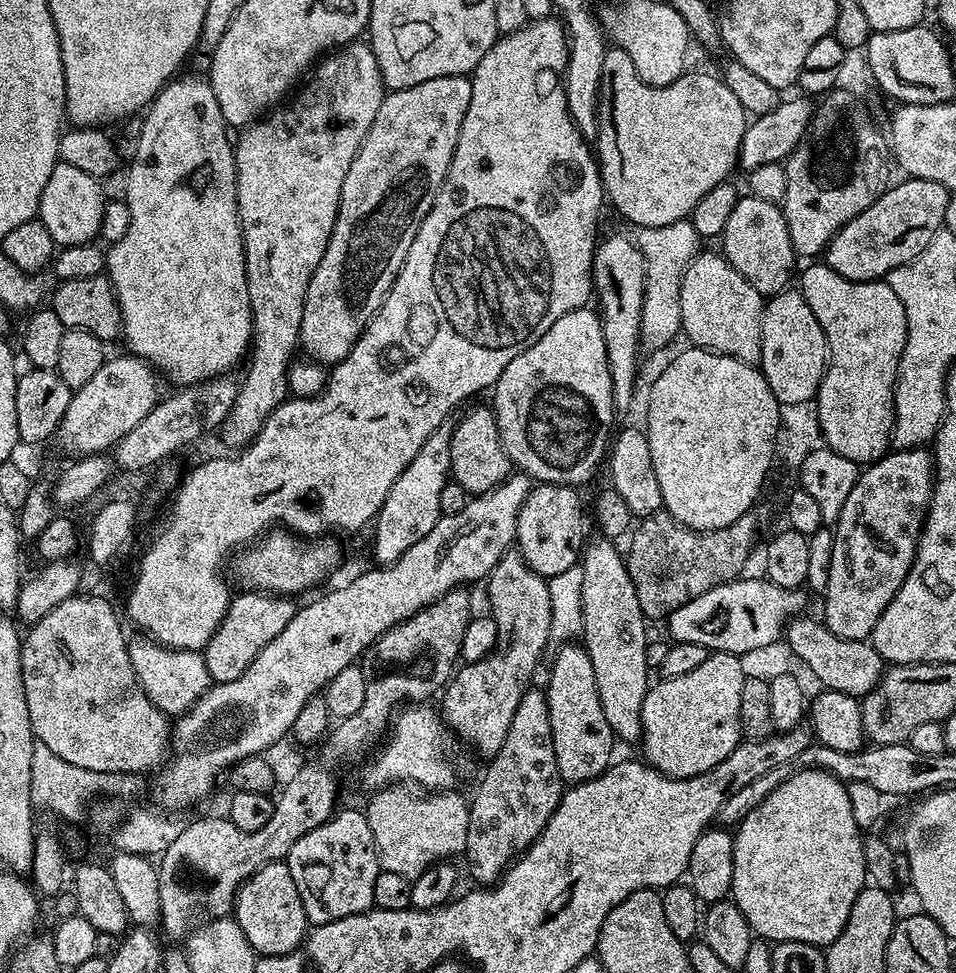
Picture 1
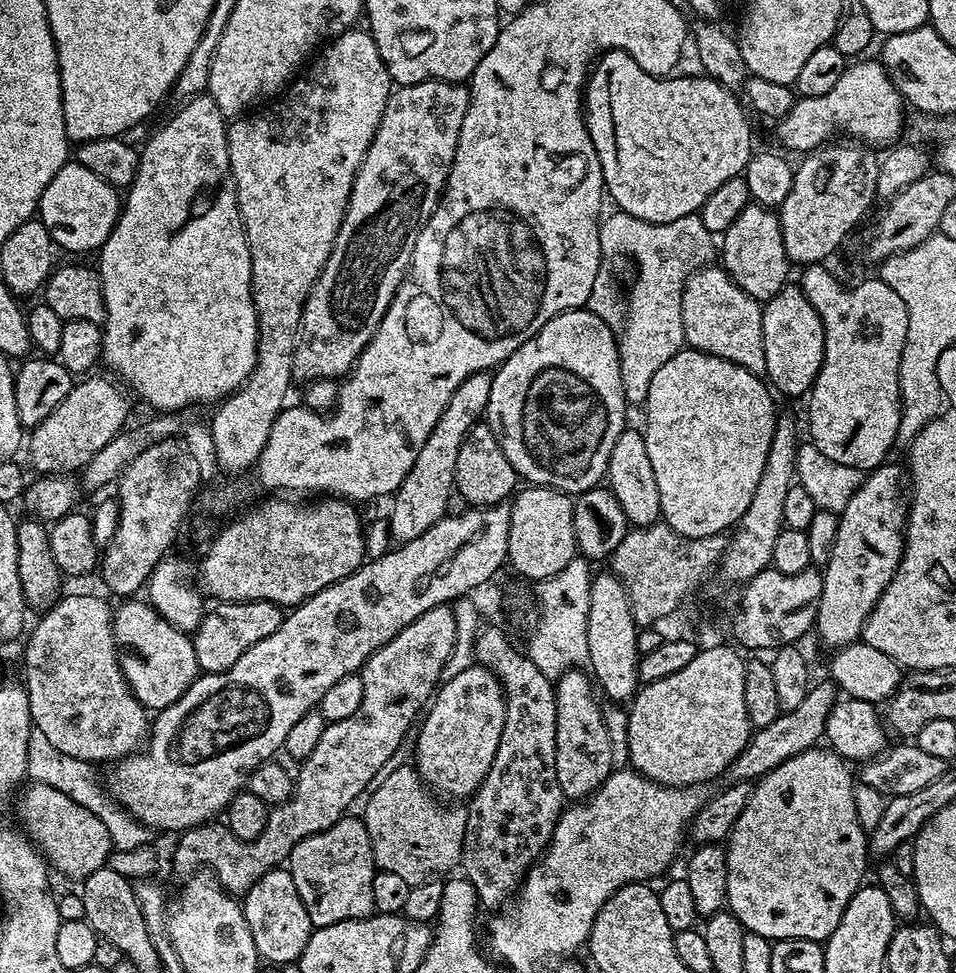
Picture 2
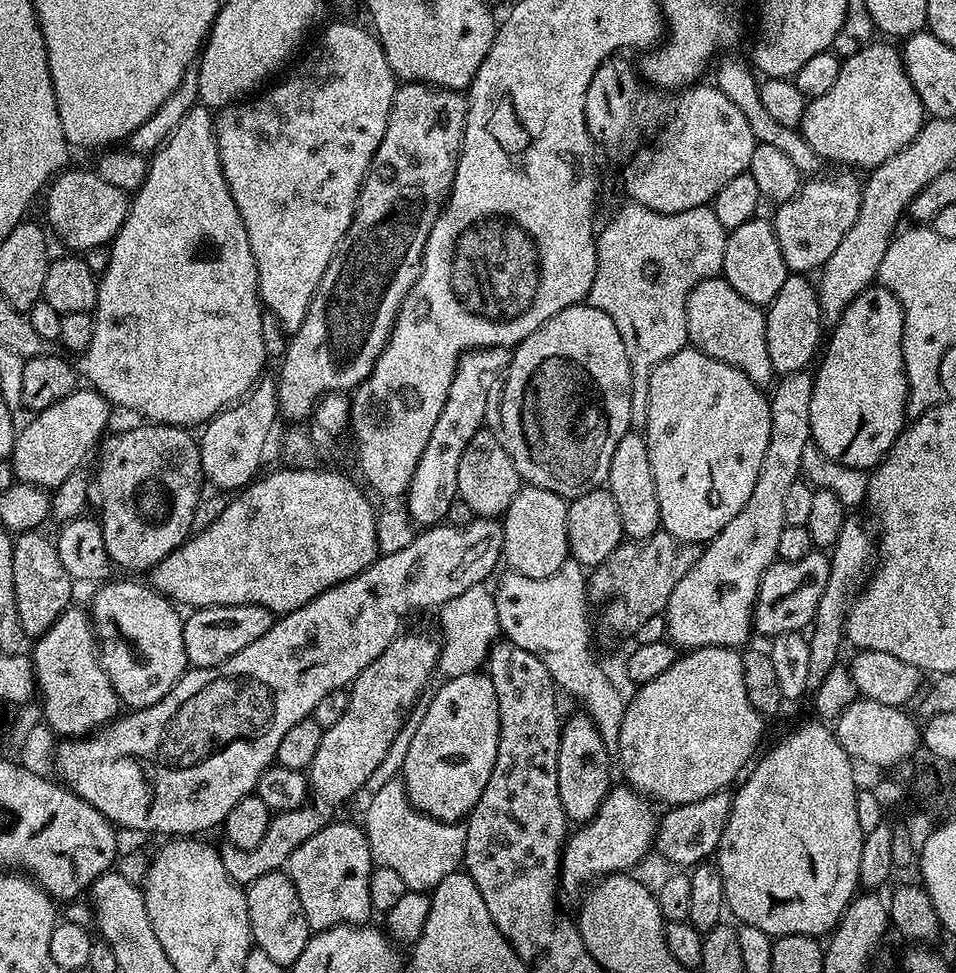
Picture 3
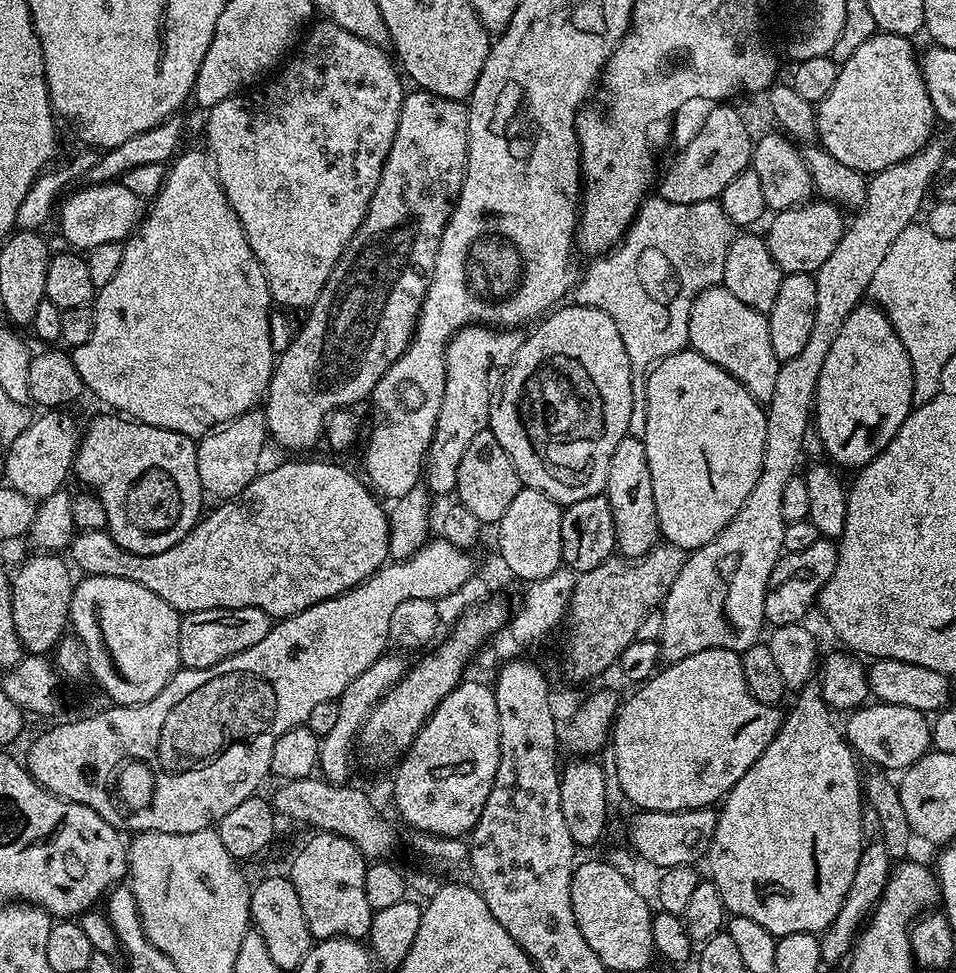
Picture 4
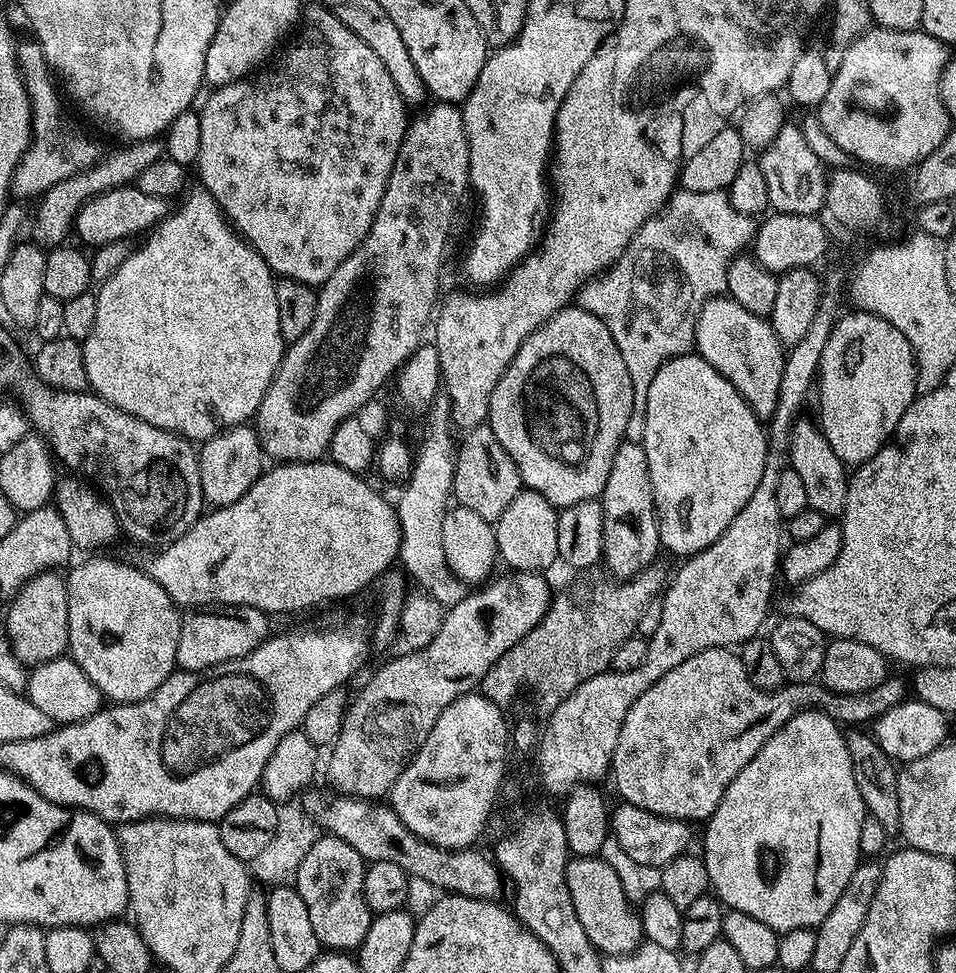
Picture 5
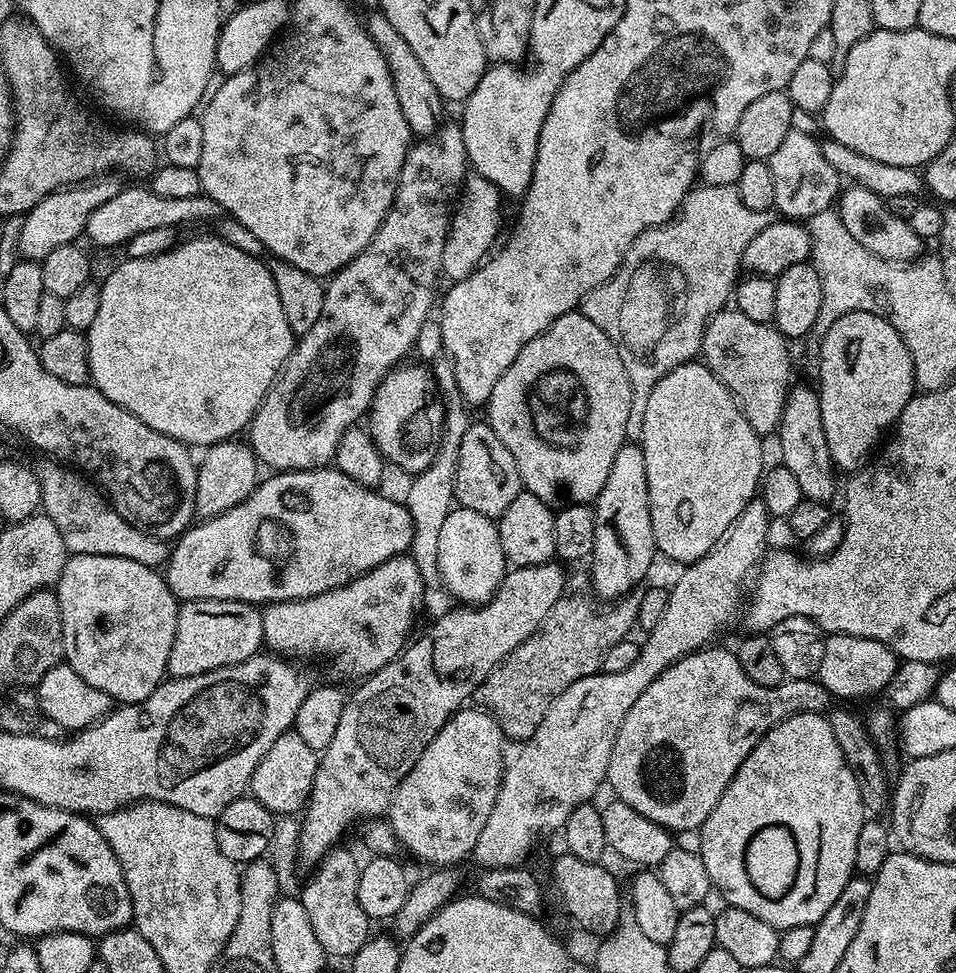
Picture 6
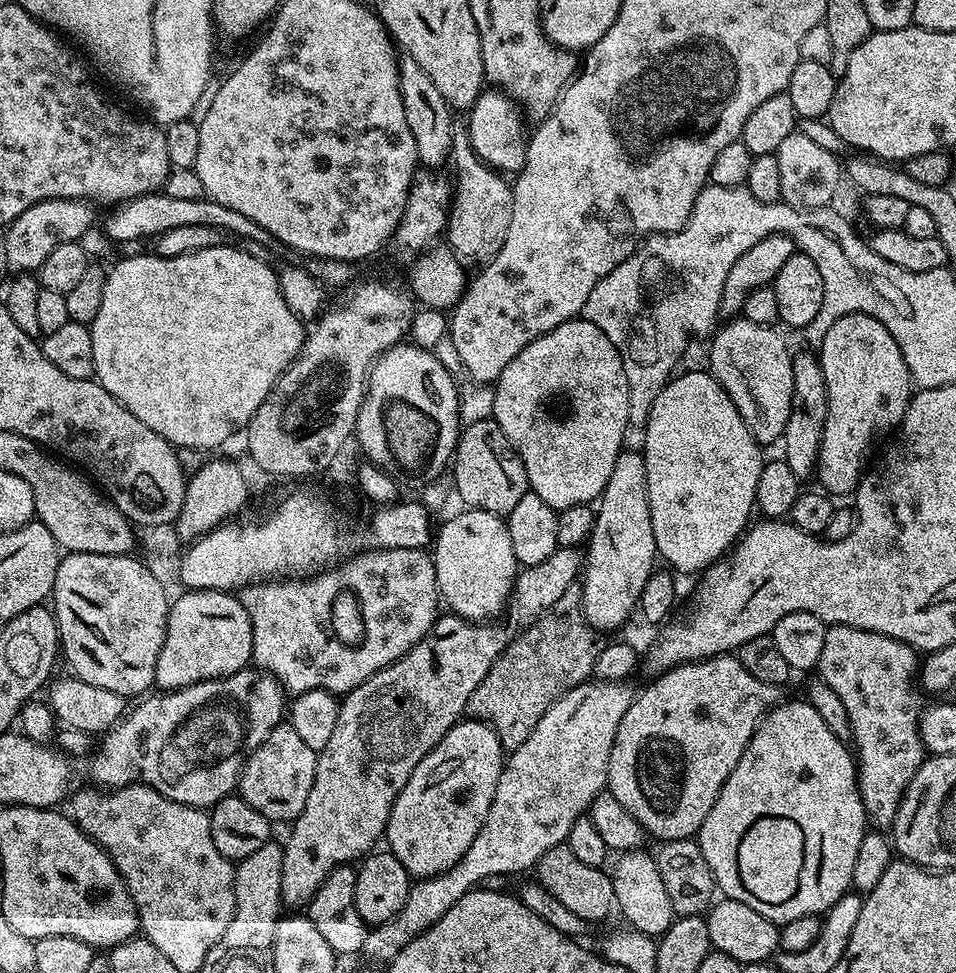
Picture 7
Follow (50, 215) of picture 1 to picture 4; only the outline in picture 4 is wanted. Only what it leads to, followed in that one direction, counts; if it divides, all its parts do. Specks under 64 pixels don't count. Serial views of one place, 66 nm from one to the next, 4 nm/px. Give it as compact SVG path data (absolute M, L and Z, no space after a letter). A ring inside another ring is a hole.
M85 183L80 187L72 190L77 190L77 192L69 191L58 204L60 232L64 235L65 242L68 243L65 245L76 250L89 250L104 242L124 242L139 228L140 221L146 215L146 204L138 194L126 190L124 183Z

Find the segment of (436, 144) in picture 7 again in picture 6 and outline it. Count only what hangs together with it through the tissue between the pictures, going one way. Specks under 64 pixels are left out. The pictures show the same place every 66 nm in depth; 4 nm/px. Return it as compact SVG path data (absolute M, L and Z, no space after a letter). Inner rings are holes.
M373 10L369 16L366 16L366 27L370 38L374 38L378 50L382 50L382 58L386 58L386 66L394 82L394 94L398 94L398 106L402 106L402 114L410 126L413 137L427 138L436 135L436 129L442 123L440 115L446 107L445 101L438 94L438 86L430 82L430 74L426 74L422 62L418 62L414 50L406 46L406 38L398 34L397 28L392 25L390 18L384 16L383 12Z

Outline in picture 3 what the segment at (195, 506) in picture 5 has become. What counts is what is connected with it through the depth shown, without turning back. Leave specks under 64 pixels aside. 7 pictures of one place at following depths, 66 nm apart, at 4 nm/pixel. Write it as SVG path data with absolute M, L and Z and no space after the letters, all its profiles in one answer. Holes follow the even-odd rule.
M148 422L143 426L128 428L117 436L105 435L98 445L100 469L94 472L104 507L106 552L113 565L125 568L128 574L147 573L188 539L202 485L197 437L191 436L187 427L175 424Z

